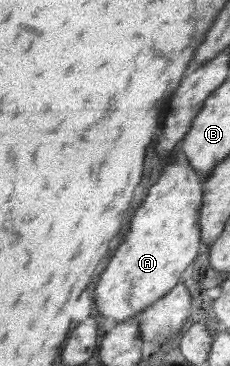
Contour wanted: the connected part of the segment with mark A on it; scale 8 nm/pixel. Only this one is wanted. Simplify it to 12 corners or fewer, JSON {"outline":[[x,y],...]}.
{"outline":[[163,168],[93,288],[119,324],[181,280],[202,179]]}

